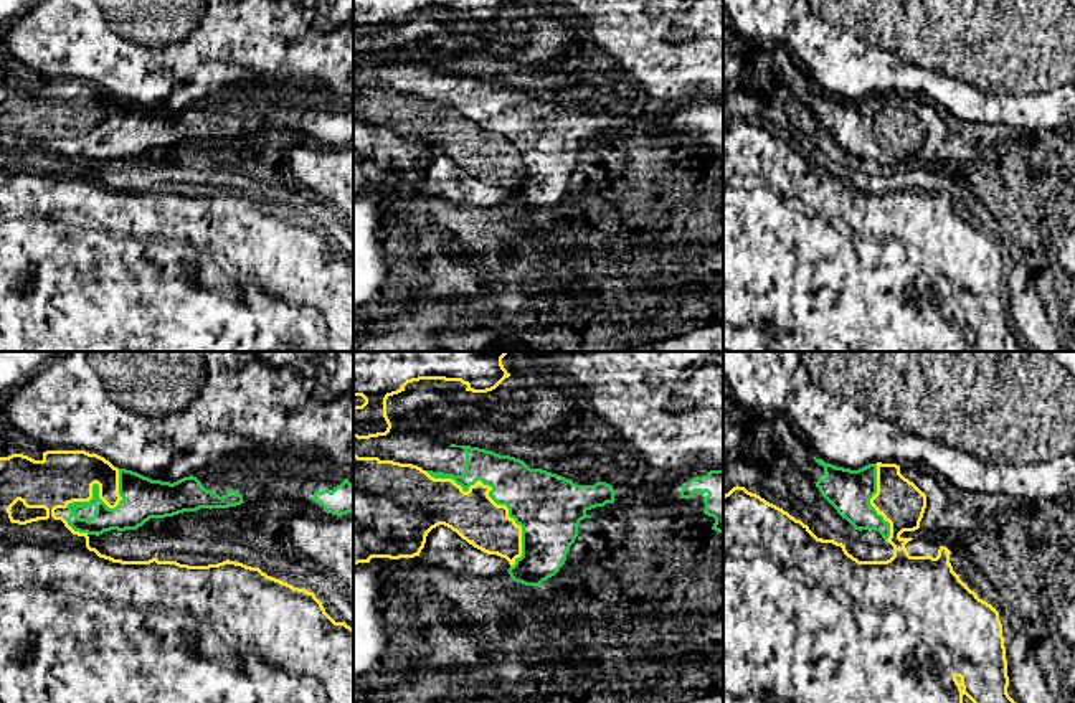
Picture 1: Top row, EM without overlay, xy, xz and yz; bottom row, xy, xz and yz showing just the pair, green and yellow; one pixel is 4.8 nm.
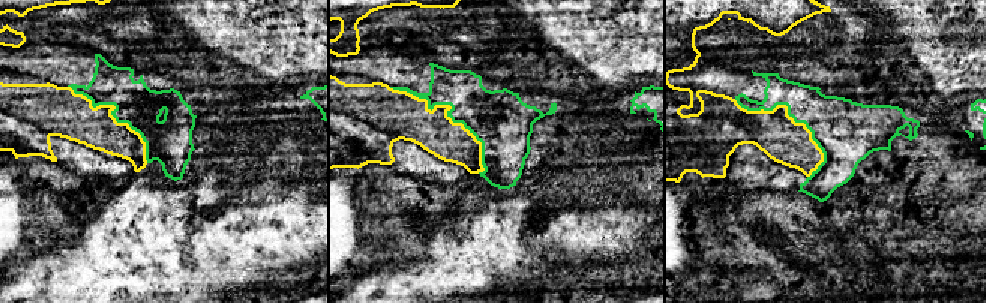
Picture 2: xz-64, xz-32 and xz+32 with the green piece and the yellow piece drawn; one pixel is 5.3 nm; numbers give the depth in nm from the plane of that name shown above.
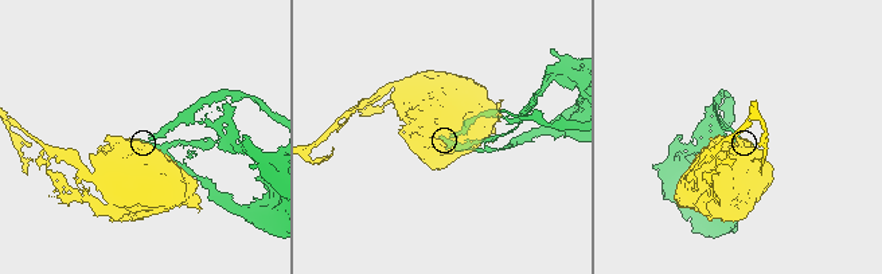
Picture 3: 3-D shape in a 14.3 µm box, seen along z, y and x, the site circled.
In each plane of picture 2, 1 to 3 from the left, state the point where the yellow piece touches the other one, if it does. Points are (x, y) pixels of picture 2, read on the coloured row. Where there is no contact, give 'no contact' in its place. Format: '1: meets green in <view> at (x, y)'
1: meets green in xz-64 at (111, 114)
2: meets green in xz-32 at (452, 108)
3: meets green in xz+32 at (788, 111)

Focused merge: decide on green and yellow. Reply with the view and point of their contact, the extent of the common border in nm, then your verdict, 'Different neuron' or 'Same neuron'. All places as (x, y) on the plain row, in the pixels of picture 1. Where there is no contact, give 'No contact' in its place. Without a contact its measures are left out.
Touches green at xz (491, 127). Shared border 650 nm. Different neuron

